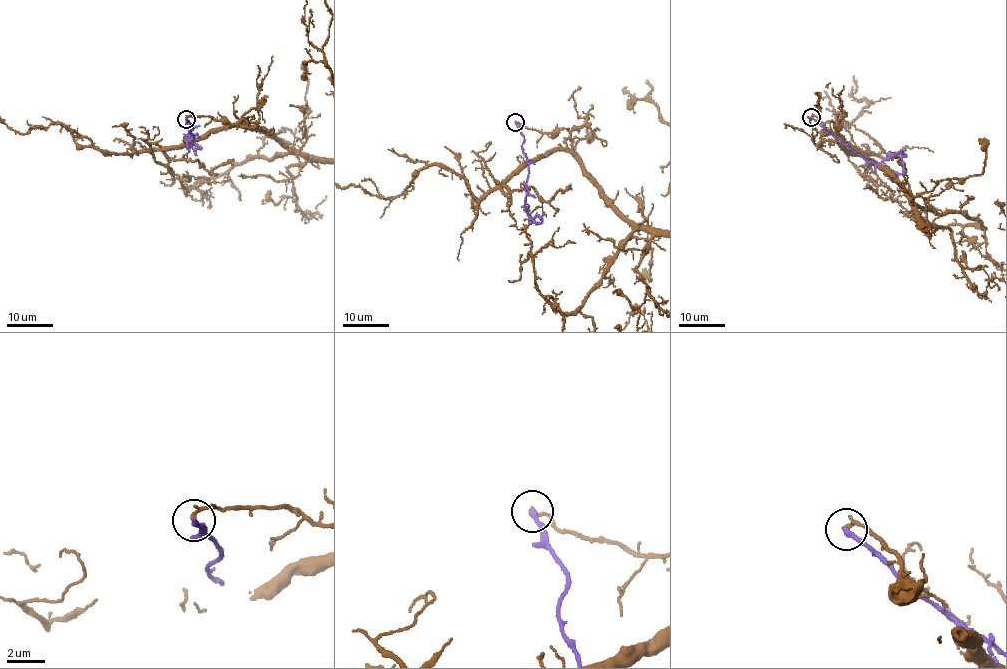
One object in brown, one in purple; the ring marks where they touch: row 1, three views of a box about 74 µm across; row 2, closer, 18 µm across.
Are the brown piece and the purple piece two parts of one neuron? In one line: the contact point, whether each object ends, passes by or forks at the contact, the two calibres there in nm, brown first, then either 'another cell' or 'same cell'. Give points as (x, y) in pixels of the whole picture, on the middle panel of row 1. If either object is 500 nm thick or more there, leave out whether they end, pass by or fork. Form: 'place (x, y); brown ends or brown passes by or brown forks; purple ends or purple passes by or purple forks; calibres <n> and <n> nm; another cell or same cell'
place (515, 122); brown ends; purple ends; calibres 200 and 280 nm; another cell

